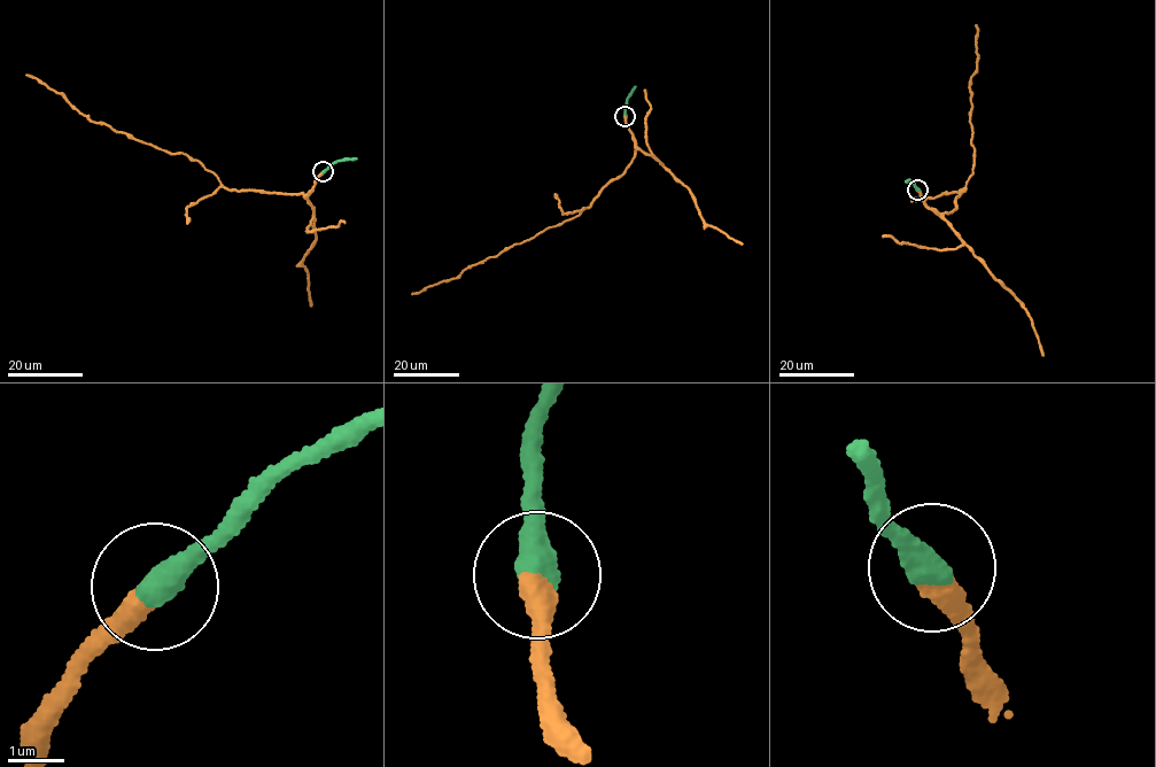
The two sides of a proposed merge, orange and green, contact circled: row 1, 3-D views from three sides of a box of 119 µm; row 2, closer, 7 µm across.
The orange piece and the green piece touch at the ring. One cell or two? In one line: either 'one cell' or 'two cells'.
one cell

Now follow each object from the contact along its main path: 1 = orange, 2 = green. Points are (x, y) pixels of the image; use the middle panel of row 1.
1: (625, 116), (635, 154), (621, 176), (605, 185), (591, 204), (563, 223), (473, 264), (455, 278), (411, 294)
2: (625, 116), (627, 100), (635, 86)

